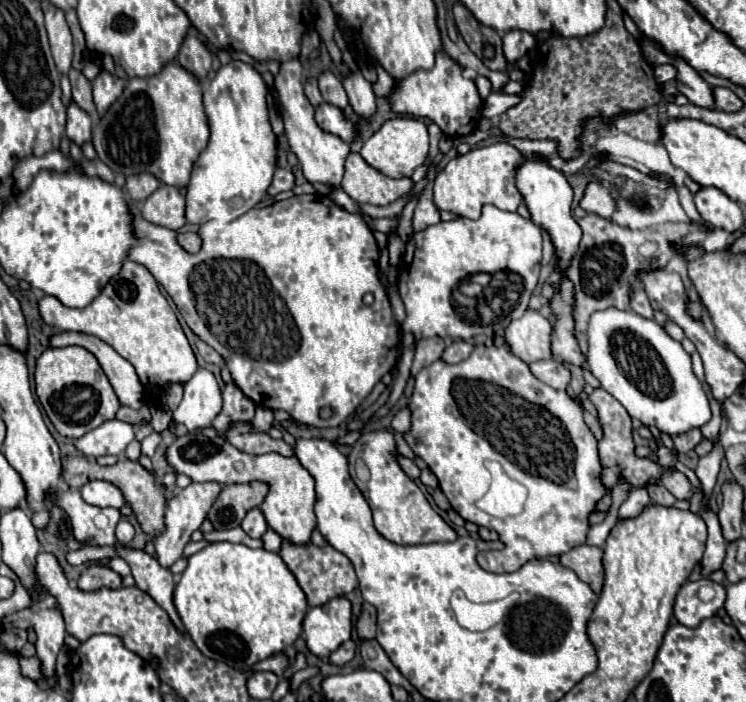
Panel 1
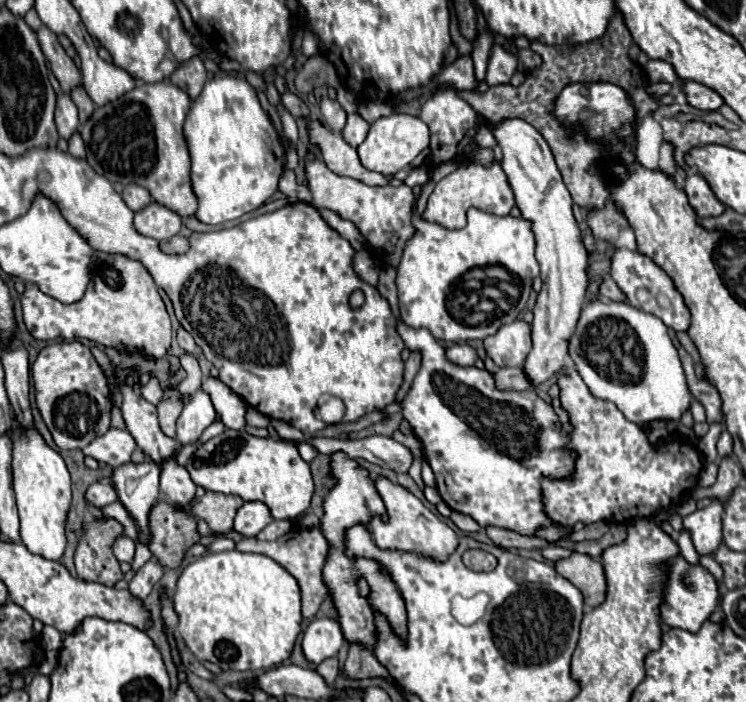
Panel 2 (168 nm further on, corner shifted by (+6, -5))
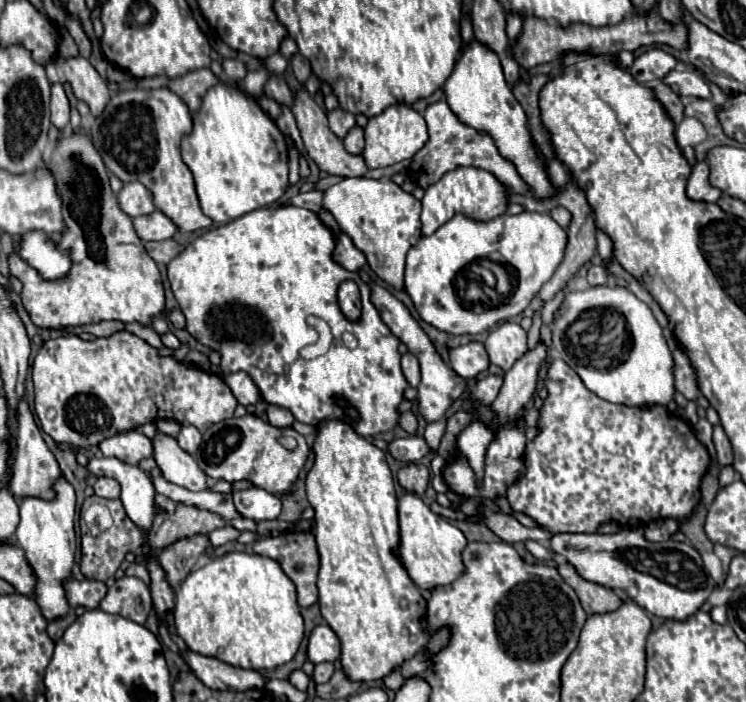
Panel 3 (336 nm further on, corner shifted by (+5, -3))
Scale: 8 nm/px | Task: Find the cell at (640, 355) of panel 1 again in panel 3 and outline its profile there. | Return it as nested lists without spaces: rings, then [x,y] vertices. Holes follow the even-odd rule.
[[[603,285],[567,293],[563,305],[555,313],[551,333],[553,333],[553,345],[559,351],[561,359],[583,379],[585,387],[595,395],[599,395],[601,399],[641,409],[651,409],[673,401],[677,393],[675,361],[663,337],[661,325],[657,323],[653,311],[643,301],[639,301],[627,287]]]

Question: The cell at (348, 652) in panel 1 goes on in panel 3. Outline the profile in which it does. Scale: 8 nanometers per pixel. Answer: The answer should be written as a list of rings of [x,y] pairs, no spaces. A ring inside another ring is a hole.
[[[319,663],[319,665],[315,665],[315,671],[313,671],[315,683],[327,683],[331,679],[333,671],[335,671],[333,663]]]

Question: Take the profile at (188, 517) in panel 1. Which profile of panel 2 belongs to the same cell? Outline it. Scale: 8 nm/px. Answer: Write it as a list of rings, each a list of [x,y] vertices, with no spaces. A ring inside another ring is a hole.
[[[150,559],[142,569],[136,571],[132,581],[128,583],[130,595],[134,595],[140,601],[144,601],[150,595],[152,587],[162,579],[162,571],[164,571],[164,567],[156,559]]]

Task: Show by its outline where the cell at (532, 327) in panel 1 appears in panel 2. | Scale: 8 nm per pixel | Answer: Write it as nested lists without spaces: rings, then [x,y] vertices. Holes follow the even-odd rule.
[[[524,321],[502,325],[494,335],[484,339],[484,349],[498,367],[520,367],[532,349],[530,325]]]

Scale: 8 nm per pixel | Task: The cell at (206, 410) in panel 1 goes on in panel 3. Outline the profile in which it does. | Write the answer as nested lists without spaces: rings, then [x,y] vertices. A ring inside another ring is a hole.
[[[181,427],[181,433],[177,437],[177,443],[179,447],[183,447],[187,453],[195,453],[199,443],[201,443],[201,433],[197,427]]]

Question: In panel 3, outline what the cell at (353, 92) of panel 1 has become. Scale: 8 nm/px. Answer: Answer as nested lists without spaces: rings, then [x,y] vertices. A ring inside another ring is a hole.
[[[355,125],[355,127],[347,133],[347,137],[343,139],[343,143],[345,143],[345,149],[347,149],[349,153],[359,155],[359,153],[363,151],[363,129]]]

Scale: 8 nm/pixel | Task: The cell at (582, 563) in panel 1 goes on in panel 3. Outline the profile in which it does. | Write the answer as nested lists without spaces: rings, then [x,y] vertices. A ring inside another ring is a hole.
[[[557,561],[557,571],[561,573],[561,577],[577,591],[583,609],[587,611],[587,615],[593,613],[607,613],[607,611],[615,611],[621,605],[619,595],[609,589],[603,587],[599,583],[591,583],[587,579],[583,579],[575,567],[571,567],[571,563],[567,561]]]

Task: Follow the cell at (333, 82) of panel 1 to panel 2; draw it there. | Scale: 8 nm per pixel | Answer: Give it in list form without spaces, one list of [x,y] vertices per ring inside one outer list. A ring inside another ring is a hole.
[[[322,99],[320,101],[320,111],[322,111],[322,119],[324,123],[334,131],[340,133],[346,125],[346,111],[340,107],[338,101],[332,99]]]

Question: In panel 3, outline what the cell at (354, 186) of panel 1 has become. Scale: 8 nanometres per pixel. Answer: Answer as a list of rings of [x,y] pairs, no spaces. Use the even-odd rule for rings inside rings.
[[[299,91],[295,93],[295,103],[293,103],[293,113],[295,113],[295,119],[297,119],[297,127],[301,131],[301,139],[303,139],[303,145],[309,153],[309,157],[317,163],[317,167],[329,175],[339,175],[339,177],[361,177],[369,171],[369,167],[365,165],[363,157],[361,155],[351,155],[343,141],[327,127],[327,115],[325,111],[309,97],[307,91]]]

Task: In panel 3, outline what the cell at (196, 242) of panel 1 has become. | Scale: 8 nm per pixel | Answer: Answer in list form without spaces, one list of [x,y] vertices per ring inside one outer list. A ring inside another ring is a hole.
[[[165,239],[165,241],[157,241],[157,243],[145,243],[145,249],[149,253],[149,257],[155,263],[169,263],[171,259],[175,259],[185,247],[179,245],[175,239]]]

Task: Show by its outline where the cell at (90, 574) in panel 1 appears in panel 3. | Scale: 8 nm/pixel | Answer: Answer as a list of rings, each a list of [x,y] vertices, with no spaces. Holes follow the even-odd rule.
[[[113,499],[113,501],[103,501],[105,507],[109,507],[111,515],[113,515],[113,527],[107,529],[101,537],[93,539],[89,529],[81,527],[81,573],[87,577],[87,579],[97,579],[97,581],[107,581],[109,577],[115,575],[115,571],[119,569],[121,561],[125,559],[125,553],[133,551],[137,553],[141,543],[143,543],[143,533],[139,531],[139,527],[135,527],[131,523],[131,519],[127,519],[125,511],[123,511],[123,505],[119,503],[119,499]]]

